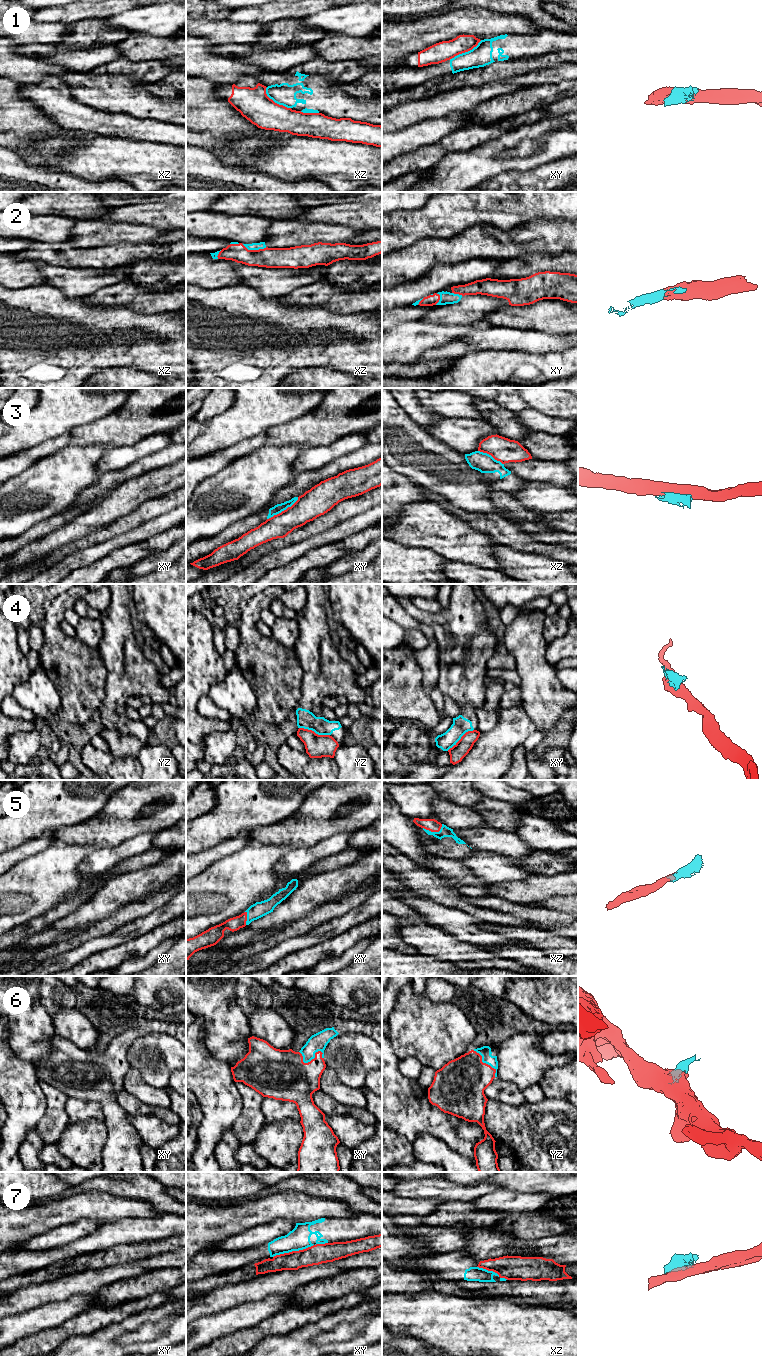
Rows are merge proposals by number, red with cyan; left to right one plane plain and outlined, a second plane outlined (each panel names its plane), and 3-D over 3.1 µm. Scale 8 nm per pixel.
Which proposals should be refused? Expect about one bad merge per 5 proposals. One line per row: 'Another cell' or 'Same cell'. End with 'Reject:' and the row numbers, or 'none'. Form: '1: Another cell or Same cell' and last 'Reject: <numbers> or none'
1: Another cell
2: Same cell
3: Another cell
4: Another cell
5: Same cell
6: Same cell
7: Another cell
Reject: 1, 3, 4, 7

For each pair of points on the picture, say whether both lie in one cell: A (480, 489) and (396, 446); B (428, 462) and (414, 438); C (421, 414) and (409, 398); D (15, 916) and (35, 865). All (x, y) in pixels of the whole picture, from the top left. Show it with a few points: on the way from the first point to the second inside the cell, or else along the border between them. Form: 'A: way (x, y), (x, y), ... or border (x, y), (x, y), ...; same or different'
A: way (459, 484), (445, 471), (417, 455); same
B: way (422, 456), (414, 448), (414, 444); same
C: way (417, 410), (409, 402); same
D: way (15, 903), (35, 882), (35, 878); same

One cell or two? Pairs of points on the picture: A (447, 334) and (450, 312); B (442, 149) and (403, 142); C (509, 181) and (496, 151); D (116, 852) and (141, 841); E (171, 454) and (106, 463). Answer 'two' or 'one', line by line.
A: two
B: two
C: two
D: one
E: two

